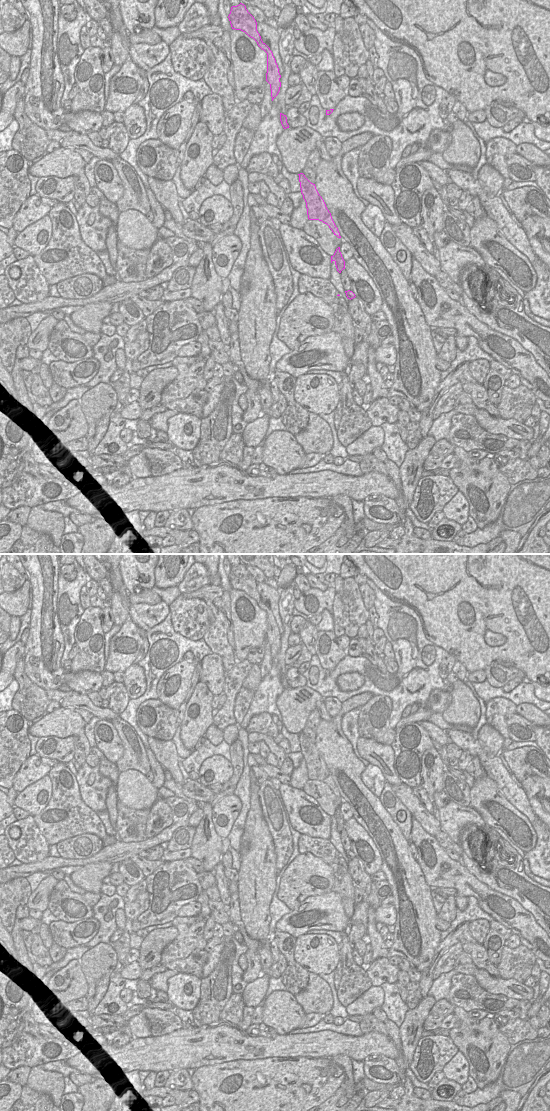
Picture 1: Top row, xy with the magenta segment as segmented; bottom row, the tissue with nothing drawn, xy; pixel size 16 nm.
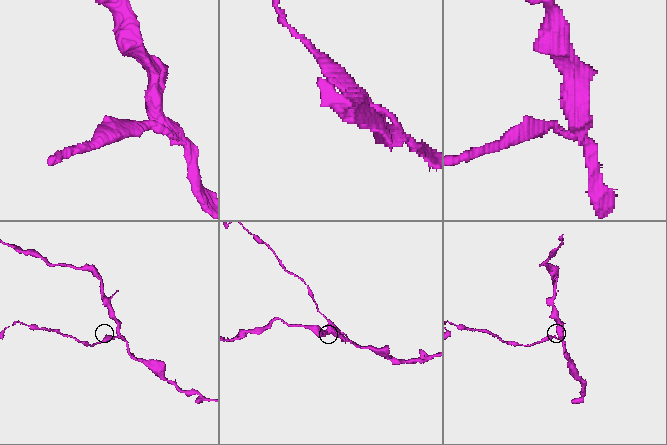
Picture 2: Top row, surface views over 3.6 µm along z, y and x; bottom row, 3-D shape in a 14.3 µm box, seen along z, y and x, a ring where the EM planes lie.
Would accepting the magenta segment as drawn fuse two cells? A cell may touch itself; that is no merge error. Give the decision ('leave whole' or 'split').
split

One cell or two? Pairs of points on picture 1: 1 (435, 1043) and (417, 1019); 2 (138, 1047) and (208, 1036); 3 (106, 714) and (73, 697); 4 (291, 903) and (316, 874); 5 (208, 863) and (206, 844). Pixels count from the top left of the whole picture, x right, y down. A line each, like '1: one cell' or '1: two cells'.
1: two cells
2: one cell
3: one cell
4: one cell
5: one cell

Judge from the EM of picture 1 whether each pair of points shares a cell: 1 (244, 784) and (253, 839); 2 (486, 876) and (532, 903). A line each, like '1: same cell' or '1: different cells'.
1: different cells
2: same cell

